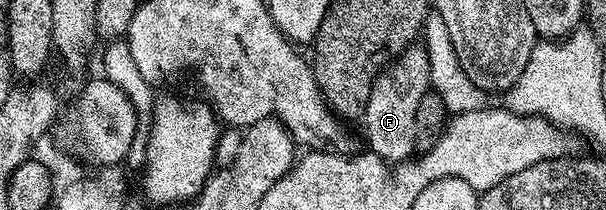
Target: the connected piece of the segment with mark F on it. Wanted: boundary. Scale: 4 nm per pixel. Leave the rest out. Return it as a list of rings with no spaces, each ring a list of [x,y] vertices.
[[[413,46],[397,56],[381,72],[374,82],[370,98],[364,107],[362,125],[364,136],[368,139],[367,151],[378,154],[389,162],[399,162],[413,155],[418,131],[417,109],[422,96],[430,90],[430,58],[423,46]]]

